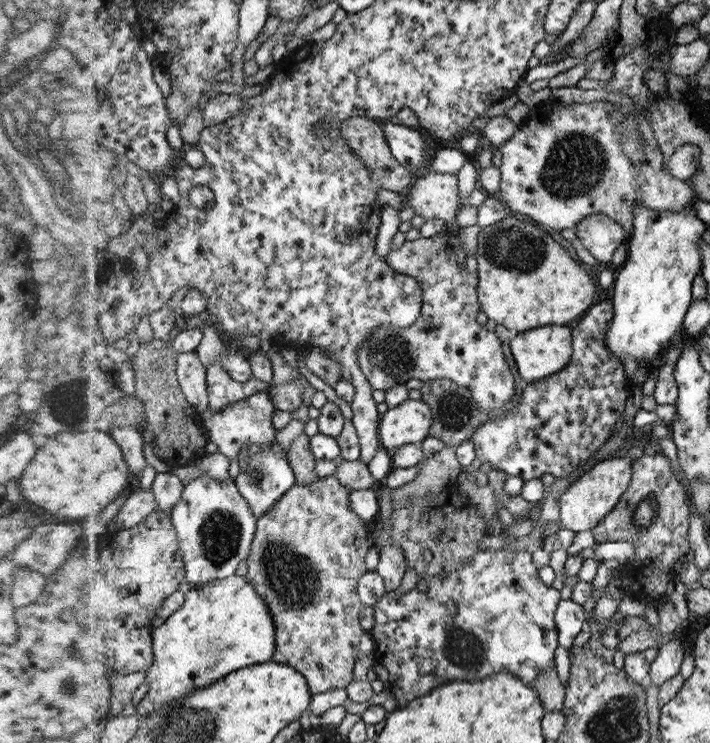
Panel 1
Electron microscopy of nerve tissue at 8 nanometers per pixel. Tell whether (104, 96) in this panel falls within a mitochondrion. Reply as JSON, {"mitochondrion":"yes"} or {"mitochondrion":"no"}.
{"mitochondrion":"no"}

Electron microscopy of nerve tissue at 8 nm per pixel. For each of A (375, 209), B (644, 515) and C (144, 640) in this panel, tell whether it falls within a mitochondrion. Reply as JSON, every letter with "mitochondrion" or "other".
{"A":"other","B":"mitochondrion","C":"other"}

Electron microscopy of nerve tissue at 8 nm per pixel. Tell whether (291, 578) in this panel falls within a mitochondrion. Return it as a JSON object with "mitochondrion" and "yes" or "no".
{"mitochondrion":"yes"}

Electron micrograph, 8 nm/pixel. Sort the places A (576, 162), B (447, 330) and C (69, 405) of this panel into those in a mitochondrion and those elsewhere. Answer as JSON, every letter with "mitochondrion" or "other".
{"A":"mitochondrion","B":"other","C":"mitochondrion"}

